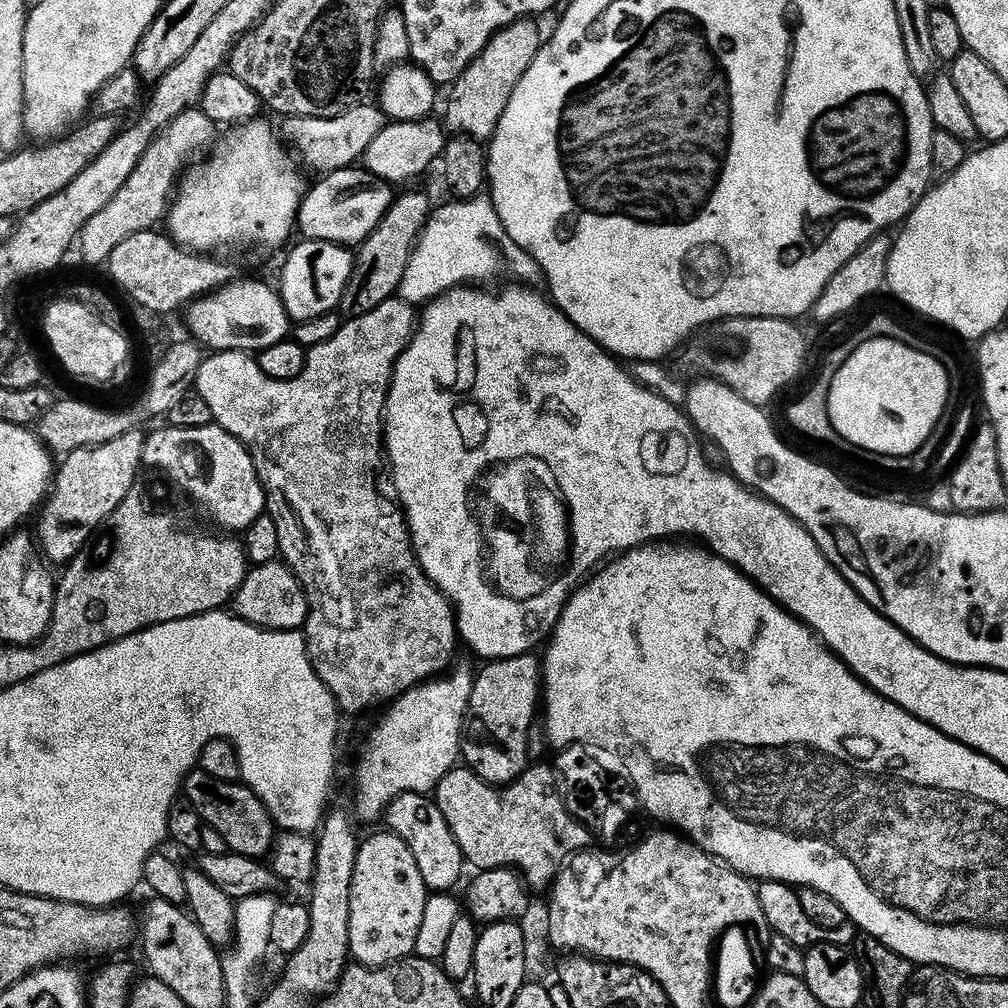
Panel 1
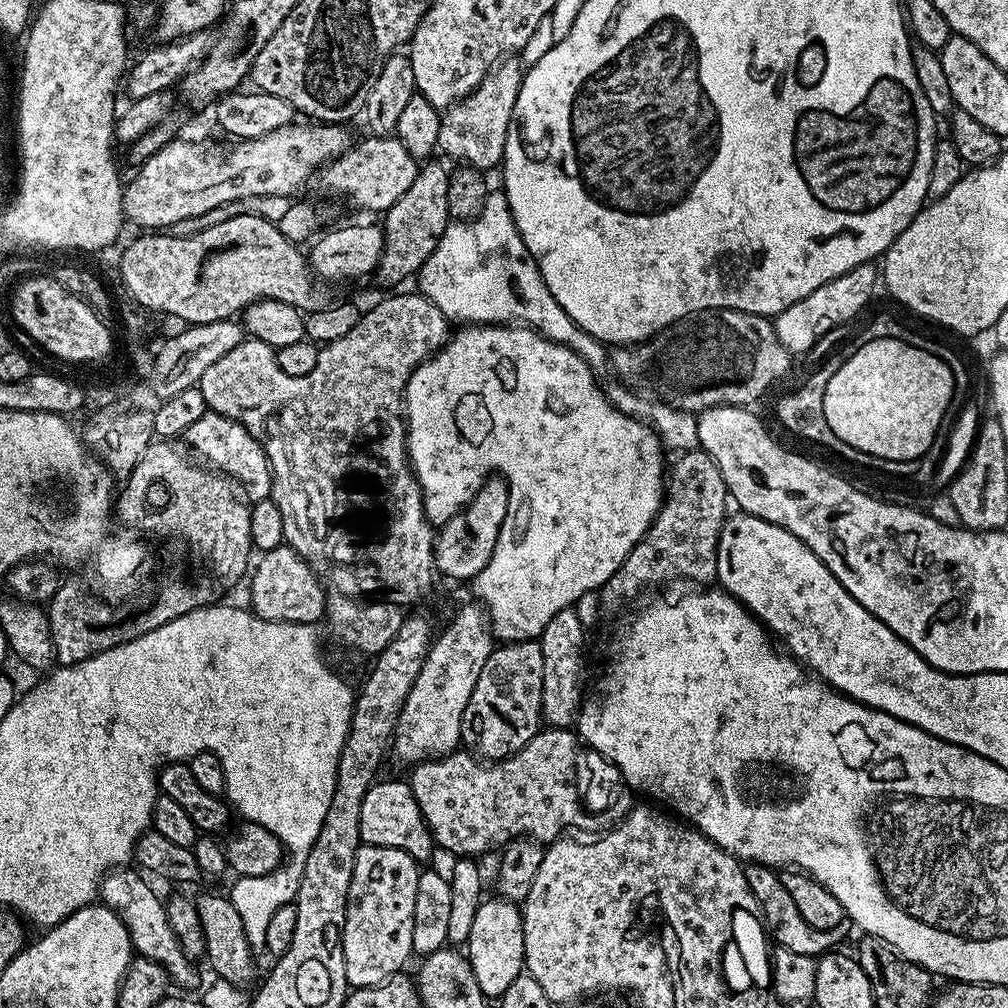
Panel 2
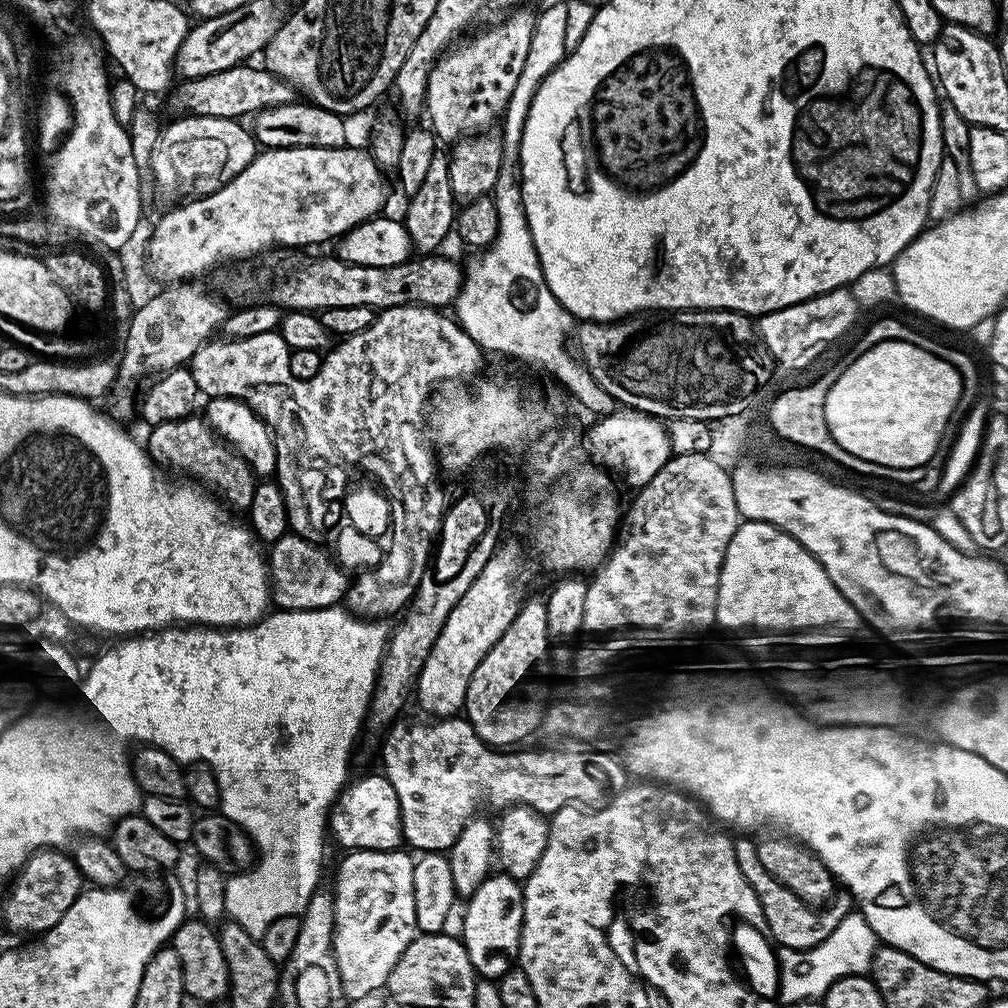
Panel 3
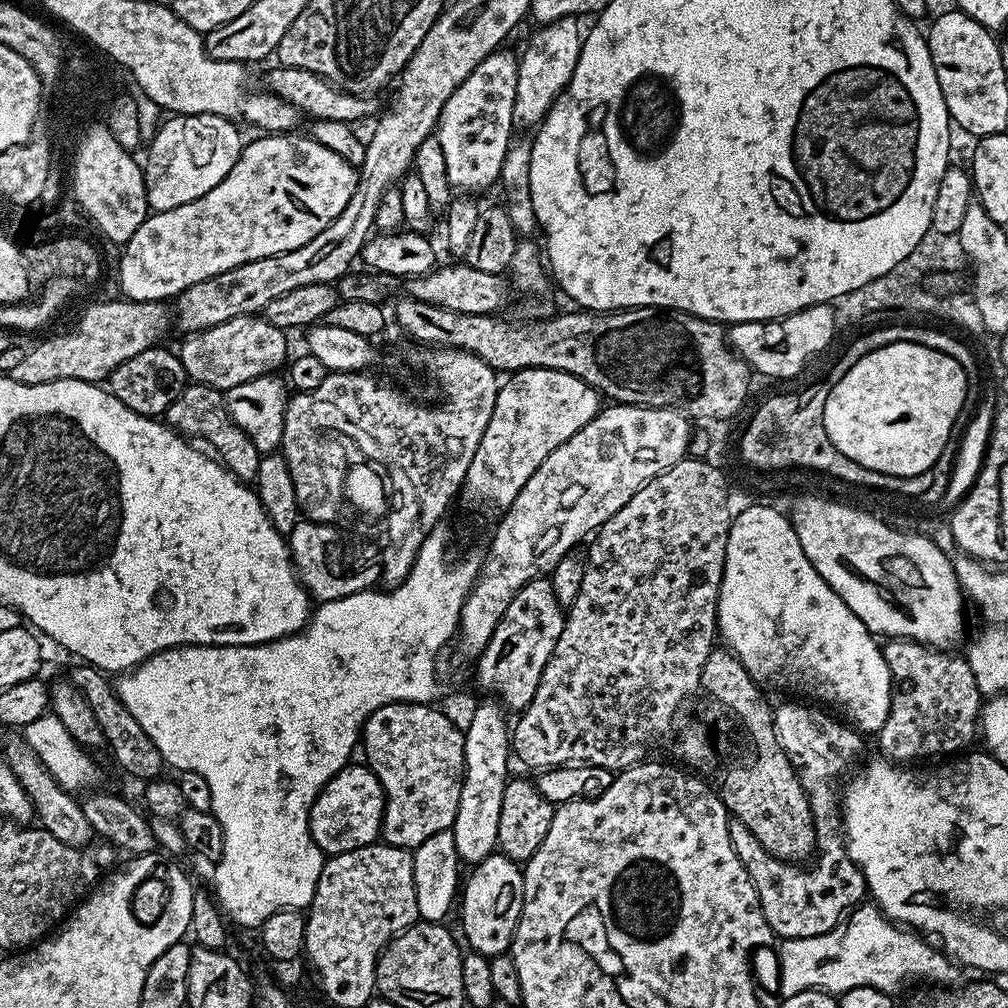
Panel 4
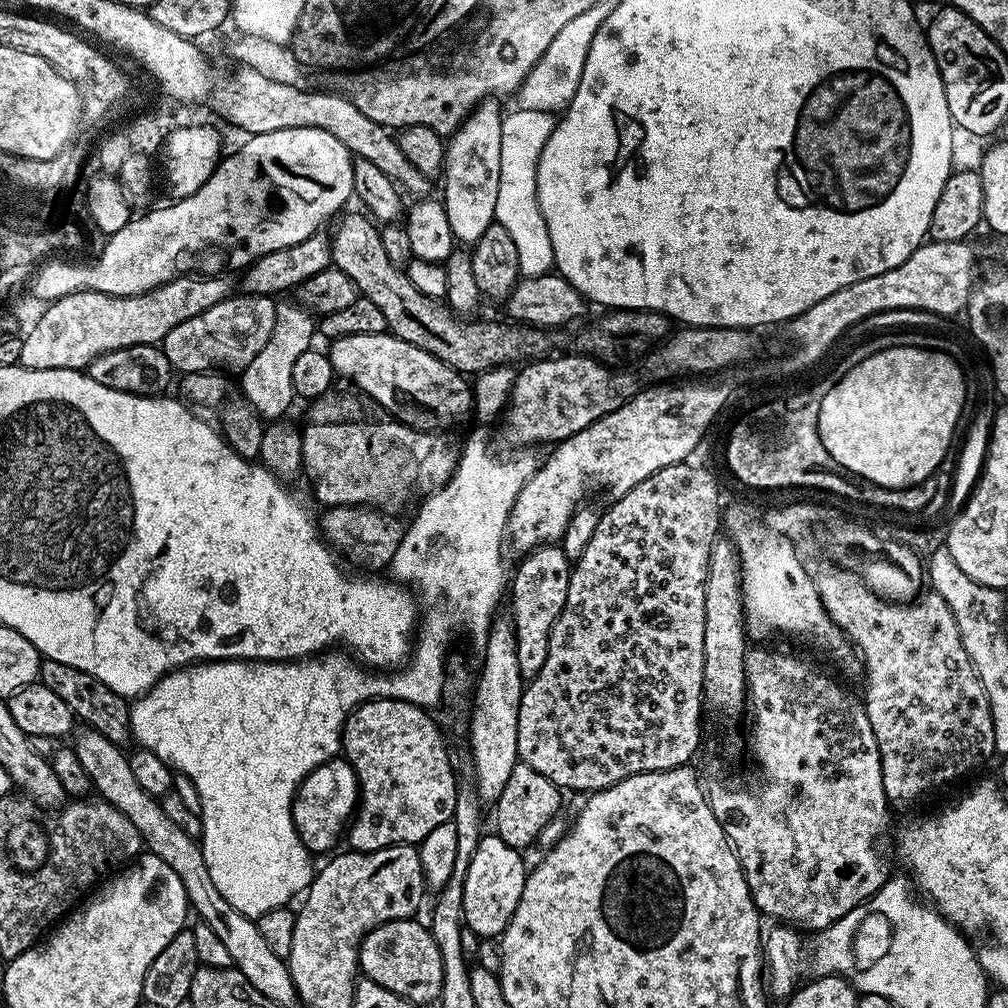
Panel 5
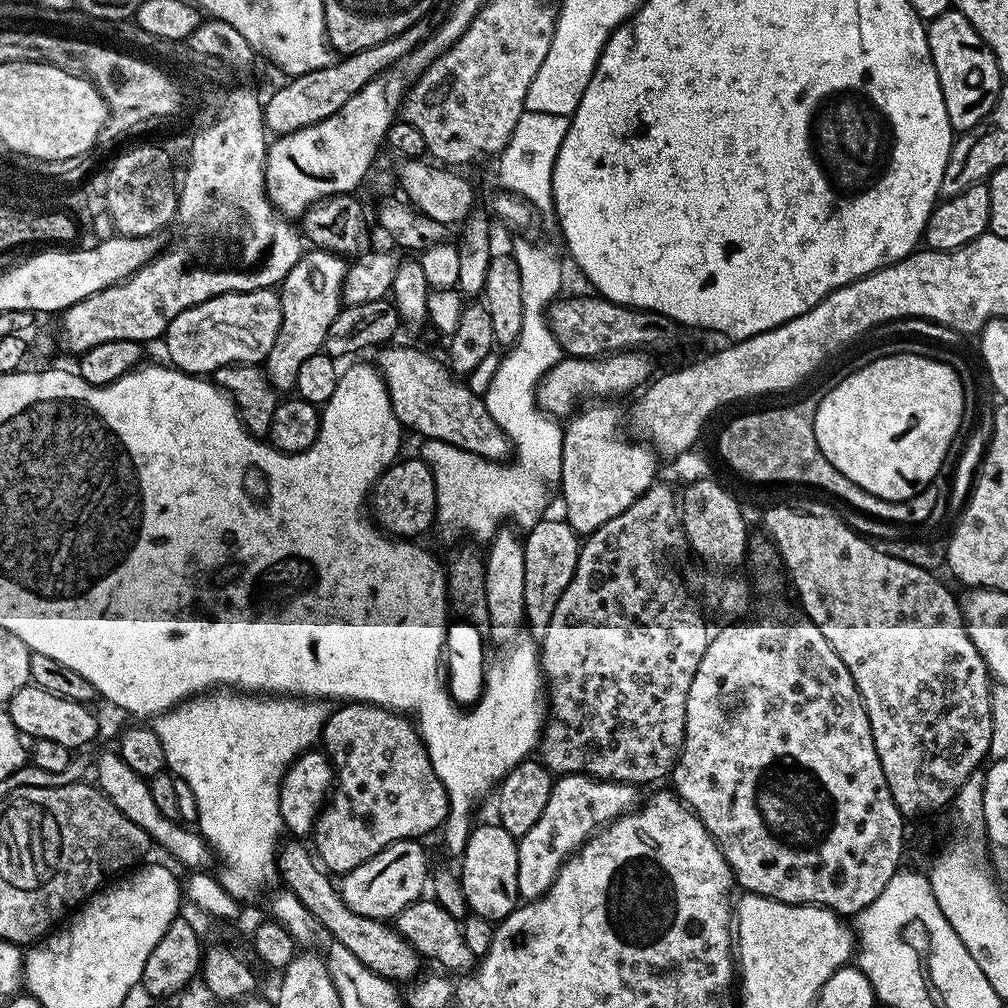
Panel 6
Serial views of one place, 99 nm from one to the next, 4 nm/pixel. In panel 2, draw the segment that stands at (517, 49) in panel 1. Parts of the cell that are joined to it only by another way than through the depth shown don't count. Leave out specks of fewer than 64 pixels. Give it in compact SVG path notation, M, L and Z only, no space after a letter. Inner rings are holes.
M505 58L492 71L485 74L476 89L458 104L452 104L441 115L438 126L437 149L456 159L456 162L488 172L489 169L499 167L504 158L506 134L510 126L510 118L514 114L514 102L518 102L520 83L524 81L524 72L516 58Z

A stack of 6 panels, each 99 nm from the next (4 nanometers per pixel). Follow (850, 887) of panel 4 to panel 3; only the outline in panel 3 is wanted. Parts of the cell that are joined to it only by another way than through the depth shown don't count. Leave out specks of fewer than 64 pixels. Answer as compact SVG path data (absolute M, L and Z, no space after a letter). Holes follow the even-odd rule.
M737 839L735 846L738 870L742 870L742 878L746 878L746 882L750 882L750 890L754 890L754 894L762 906L769 937L780 948L806 950L818 946L818 942L826 942L826 938L830 938L830 934L834 934L834 930L842 922L842 918L846 918L848 913L853 911L854 901L847 894L837 895L831 904L819 910L810 907L806 902L802 902L802 898L798 898L798 894L790 894L790 890L786 890L786 886L782 886L782 882L778 882L774 878L770 878L770 874L766 874L762 862L758 862L756 844L753 841Z

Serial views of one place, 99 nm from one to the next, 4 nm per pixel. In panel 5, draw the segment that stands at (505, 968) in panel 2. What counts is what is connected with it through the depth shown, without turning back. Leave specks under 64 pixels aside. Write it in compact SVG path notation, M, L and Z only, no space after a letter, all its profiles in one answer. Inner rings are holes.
M495 834L481 835L466 871L463 923L480 938L496 938L504 933L518 898L522 898L526 867L521 849L506 846Z

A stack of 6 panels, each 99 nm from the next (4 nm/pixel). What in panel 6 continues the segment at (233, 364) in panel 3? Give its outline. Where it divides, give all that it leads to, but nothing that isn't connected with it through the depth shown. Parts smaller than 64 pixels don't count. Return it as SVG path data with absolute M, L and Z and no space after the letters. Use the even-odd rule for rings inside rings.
M272 288L230 292L212 296L190 310L182 310L165 330L162 345L172 359L169 360L171 367L192 376L207 377L227 364L259 365L267 361L281 322L280 298Z

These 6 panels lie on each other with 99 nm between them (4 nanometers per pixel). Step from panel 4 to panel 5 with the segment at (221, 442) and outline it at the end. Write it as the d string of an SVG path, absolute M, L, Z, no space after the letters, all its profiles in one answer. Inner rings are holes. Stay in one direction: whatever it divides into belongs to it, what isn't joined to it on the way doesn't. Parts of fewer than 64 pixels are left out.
M220 370L185 372L178 380L178 388L180 384L181 392L179 392L179 395L189 405L195 406L197 409L205 408L205 410L200 410L203 410L215 421L224 439L241 458L256 460L262 450L262 434L266 427L265 421L256 413L254 406L250 406L250 402L244 397L244 392L240 389L239 383L233 377L231 380L228 376L231 375Z

